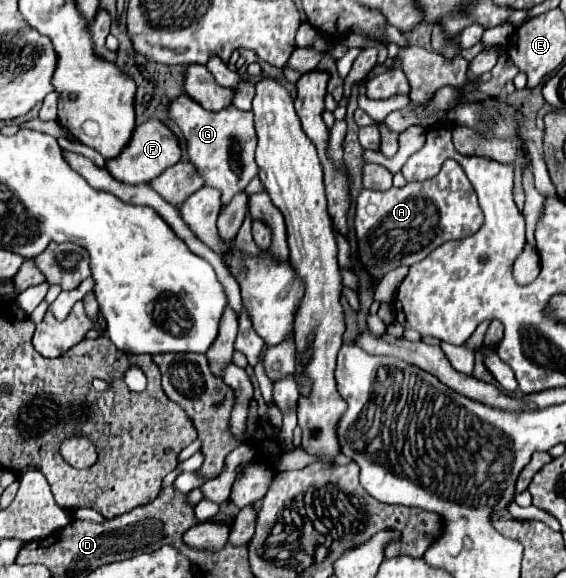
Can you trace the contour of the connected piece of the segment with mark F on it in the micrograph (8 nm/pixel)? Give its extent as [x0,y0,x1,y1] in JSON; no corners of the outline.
[107,118,181,184]

